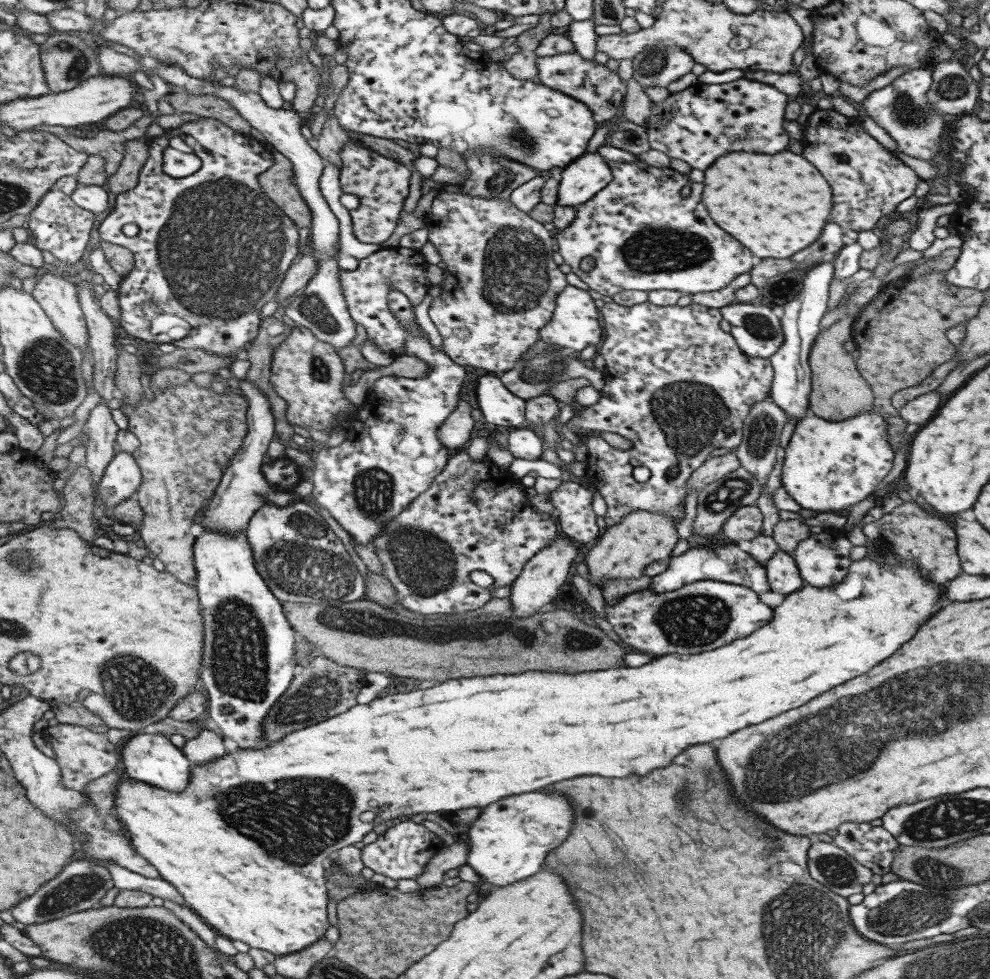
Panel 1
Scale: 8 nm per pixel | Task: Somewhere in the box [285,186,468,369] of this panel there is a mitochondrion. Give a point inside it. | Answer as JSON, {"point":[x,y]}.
{"point":[312,307]}

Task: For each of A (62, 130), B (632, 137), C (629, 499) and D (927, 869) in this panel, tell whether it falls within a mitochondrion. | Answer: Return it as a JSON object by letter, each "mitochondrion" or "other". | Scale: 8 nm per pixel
{"A":"other","B":"other","C":"other","D":"mitochondrion"}

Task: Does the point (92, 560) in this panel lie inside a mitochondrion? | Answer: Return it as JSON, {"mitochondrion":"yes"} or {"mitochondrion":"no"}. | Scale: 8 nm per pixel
{"mitochondrion":"no"}

